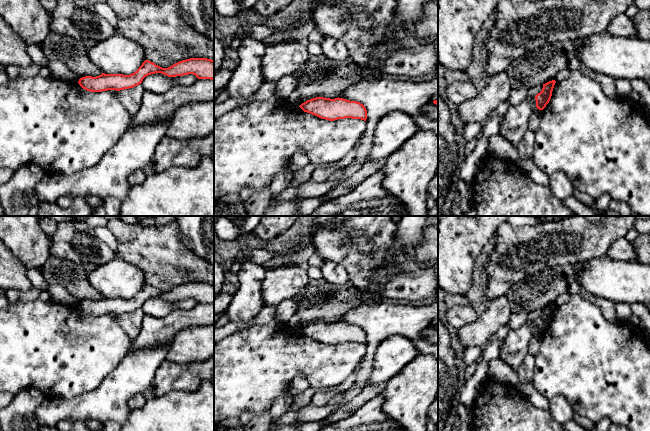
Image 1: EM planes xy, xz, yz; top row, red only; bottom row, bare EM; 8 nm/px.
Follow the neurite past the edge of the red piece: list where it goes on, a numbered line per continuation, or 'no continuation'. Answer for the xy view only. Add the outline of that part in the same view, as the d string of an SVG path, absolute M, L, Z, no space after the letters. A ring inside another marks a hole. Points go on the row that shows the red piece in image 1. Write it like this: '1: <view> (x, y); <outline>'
no continuation

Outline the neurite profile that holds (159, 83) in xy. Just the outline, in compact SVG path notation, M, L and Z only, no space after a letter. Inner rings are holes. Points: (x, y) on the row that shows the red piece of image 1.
M155 73L146 76L141 84L145 91L165 93L175 86L189 86L191 84L194 84L197 80L198 78L193 74L168 77L161 73Z

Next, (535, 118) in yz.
M536 109L529 117L529 128L533 132L536 132L539 128L539 124L541 122L542 113L541 110Z

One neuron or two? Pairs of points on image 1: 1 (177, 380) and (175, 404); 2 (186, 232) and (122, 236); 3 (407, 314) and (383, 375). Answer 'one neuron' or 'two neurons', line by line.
1: two neurons
2: two neurons
3: two neurons

